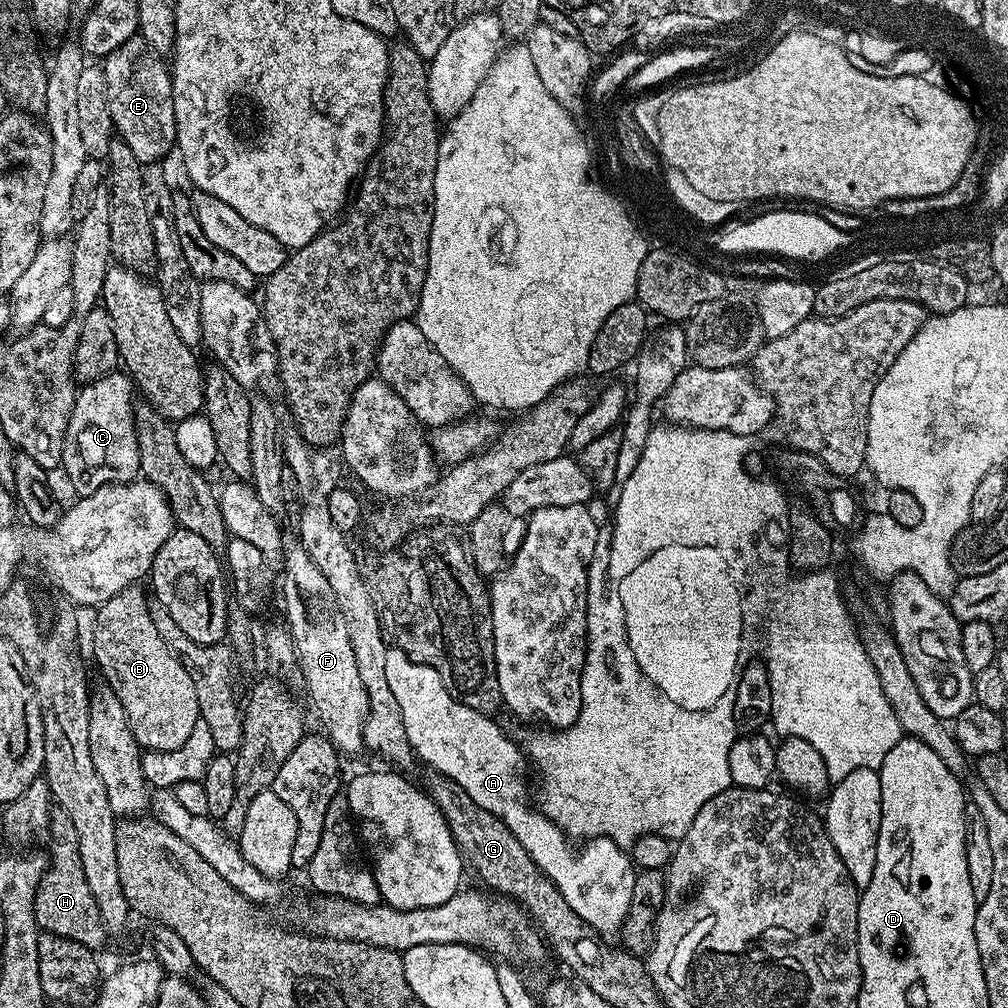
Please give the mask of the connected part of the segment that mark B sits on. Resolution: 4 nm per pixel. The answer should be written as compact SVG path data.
M133 586L114 594L114 598L110 598L105 604L99 605L94 612L96 625L92 628L92 652L96 655L96 664L100 667L101 674L104 675L101 676L103 683L109 684L114 690L118 702L122 702L122 710L126 710L130 730L134 730L134 738L140 743L141 749L149 752L165 752L166 750L178 750L178 746L182 746L182 742L186 742L186 738L190 738L190 733L194 731L194 726L200 721L200 711L198 710L198 694L194 690L194 682L187 670L182 666L180 659L172 655L171 650L168 648L168 643L162 638L162 634L158 634L158 630L150 618L149 603L149 597L144 597L144 592L140 589L140 586Z

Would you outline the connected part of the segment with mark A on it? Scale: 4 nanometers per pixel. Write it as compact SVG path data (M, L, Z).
M392 646L386 654L386 682L402 710L406 738L413 753L419 759L421 756L439 775L448 776L458 786L462 786L479 807L484 807L486 811L504 822L510 833L514 834L514 837L518 838L525 847L526 853L533 859L540 871L547 875L554 887L561 892L566 905L570 906L579 918L584 919L605 938L612 938L615 932L617 935L628 913L636 881L637 869L634 867L631 855L621 845L605 836L595 836L594 839L583 841L577 846L564 835L561 825L550 822L550 818L546 818L543 812L535 807L528 808L528 784L523 776L524 768L526 769L526 757L521 745L517 741L515 744L492 721L491 715L474 710L456 699L442 682L438 670L414 662L402 650Z

